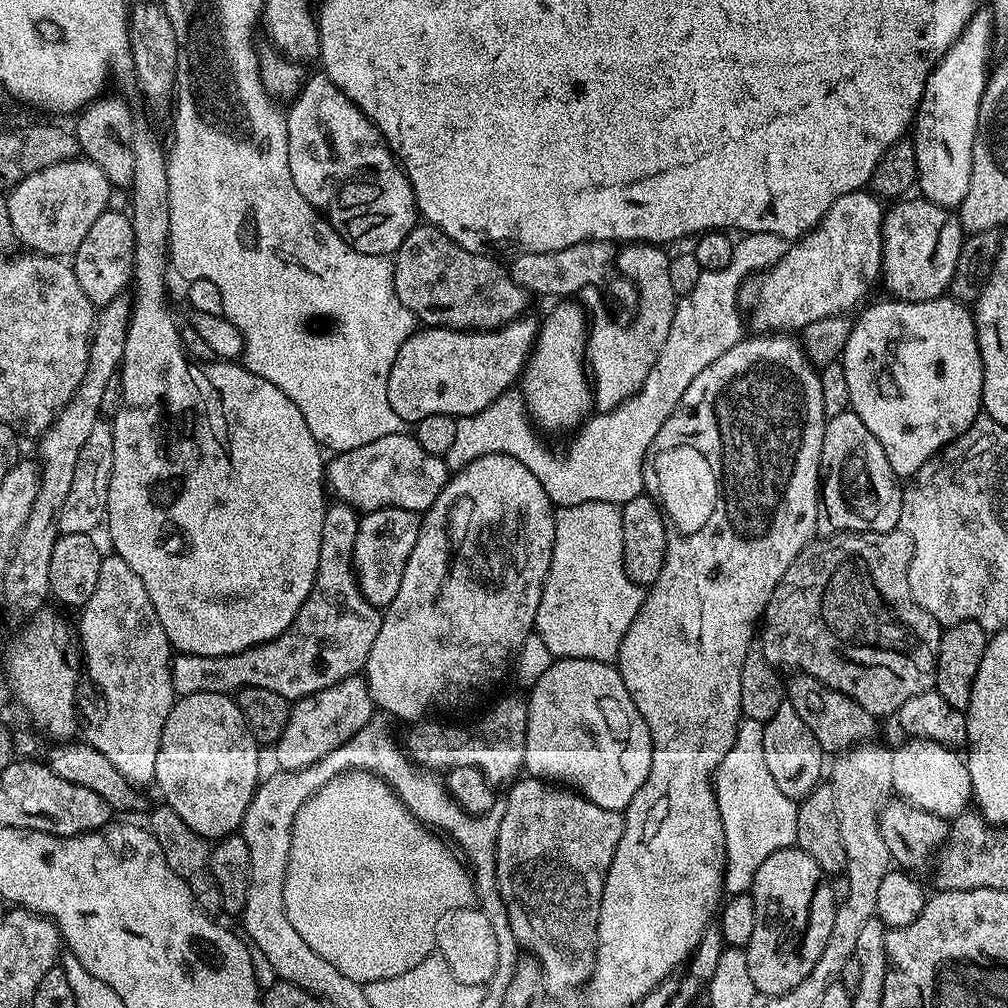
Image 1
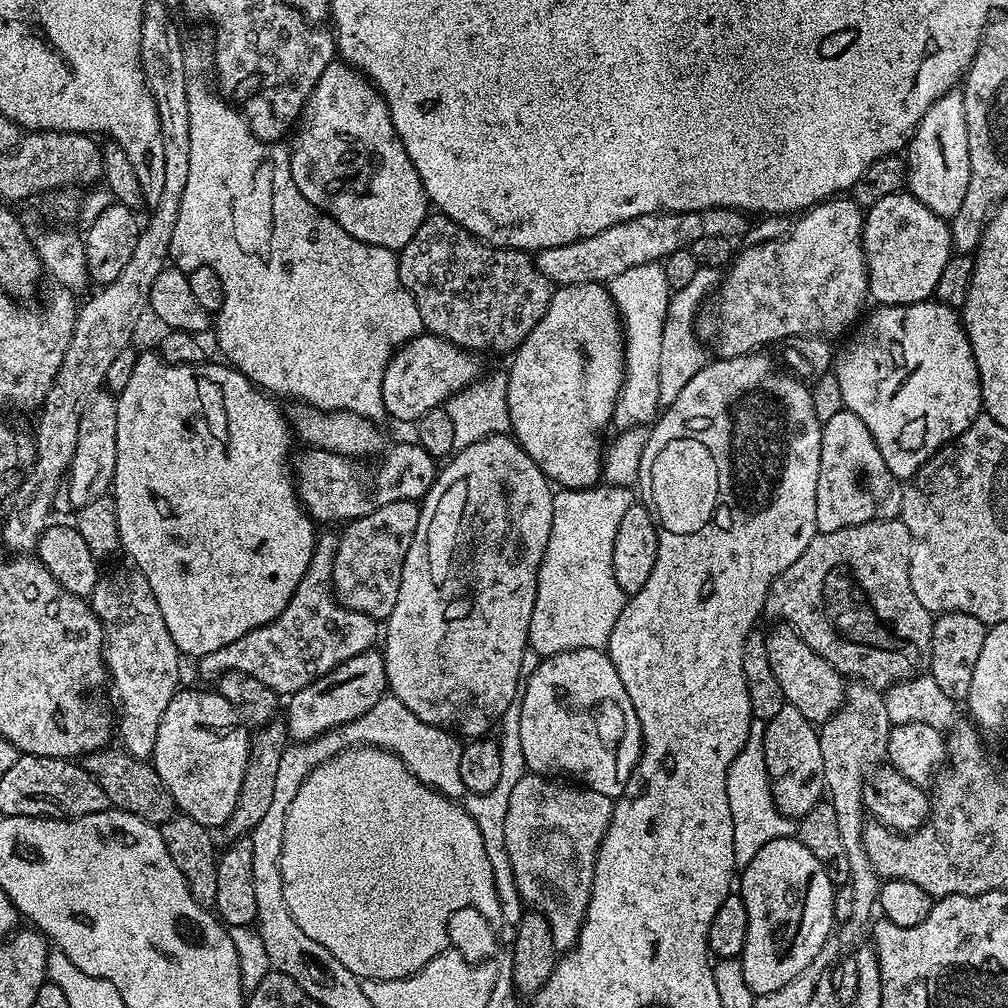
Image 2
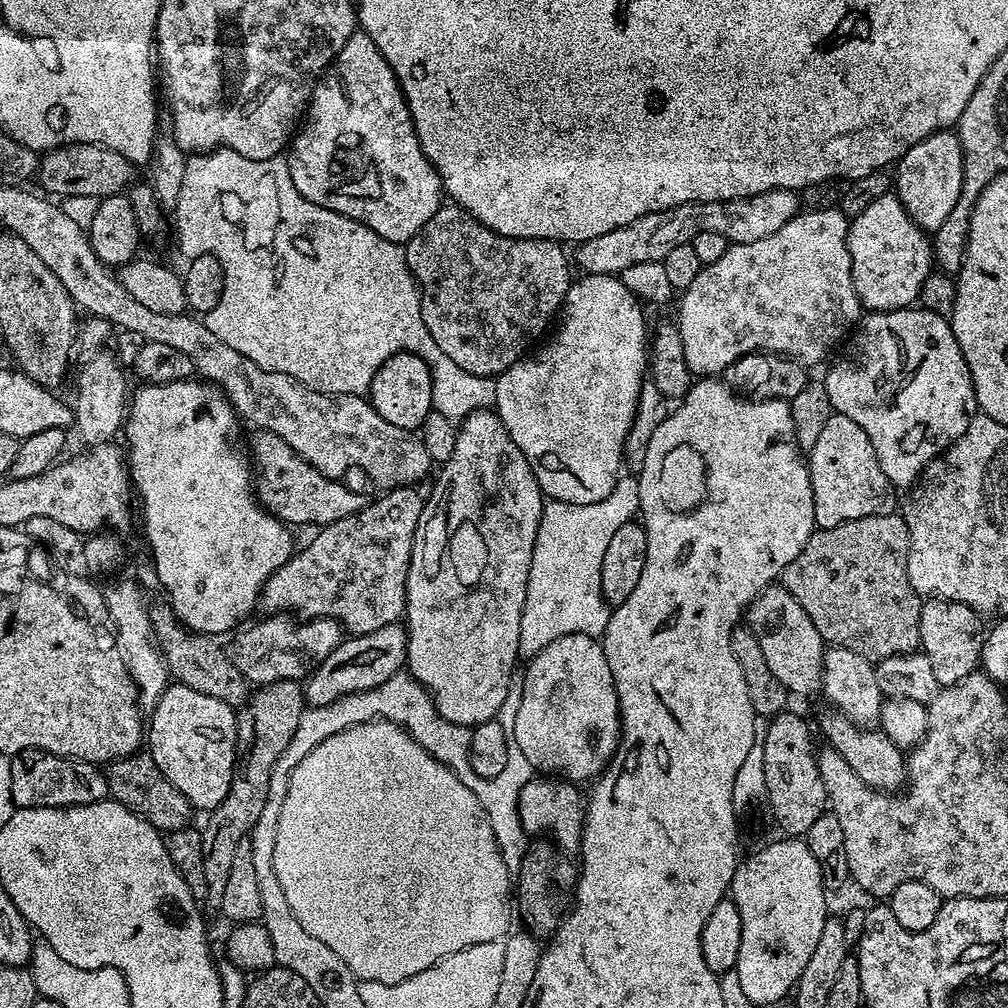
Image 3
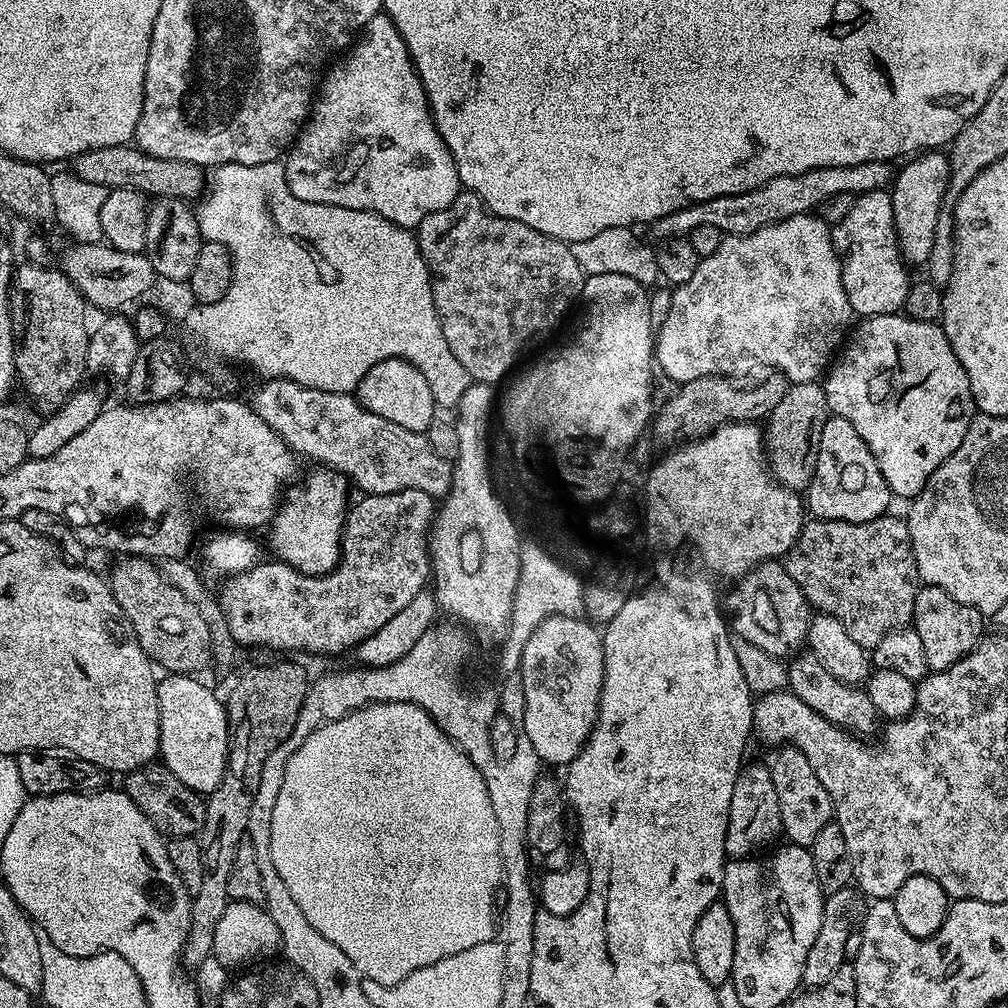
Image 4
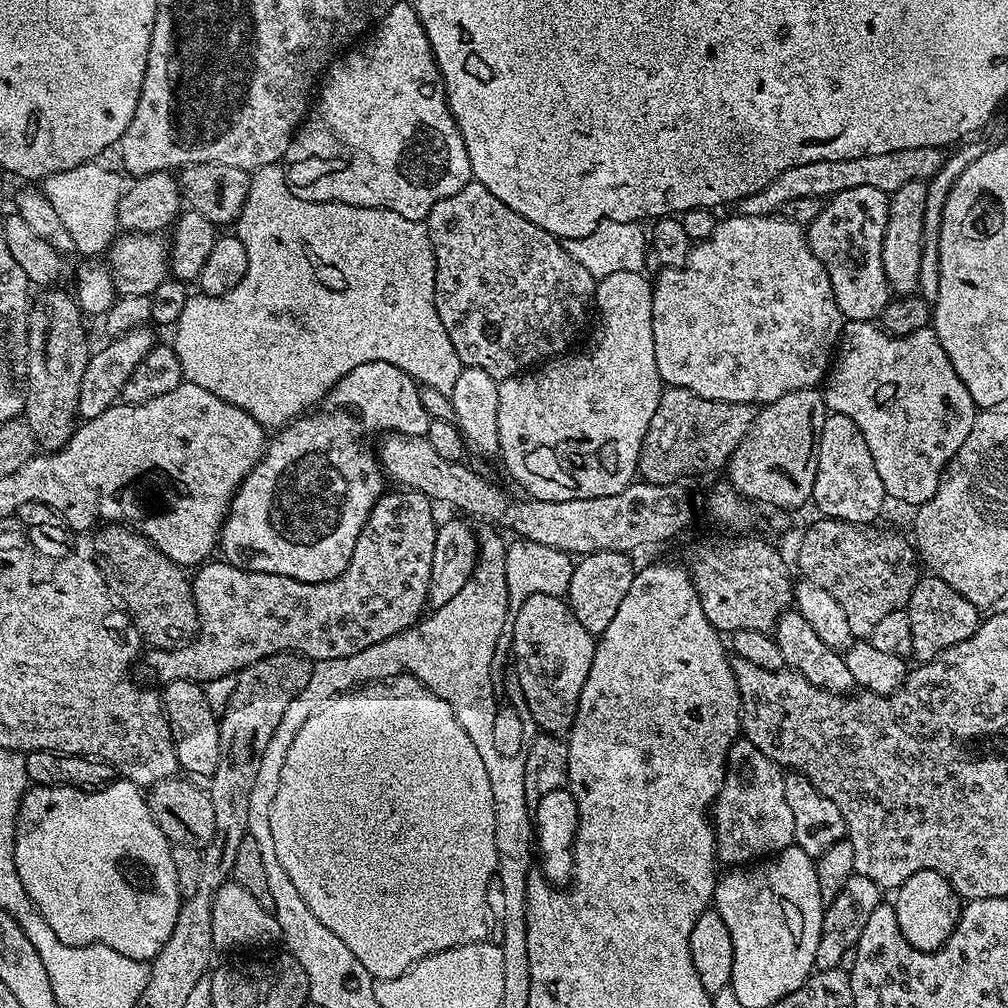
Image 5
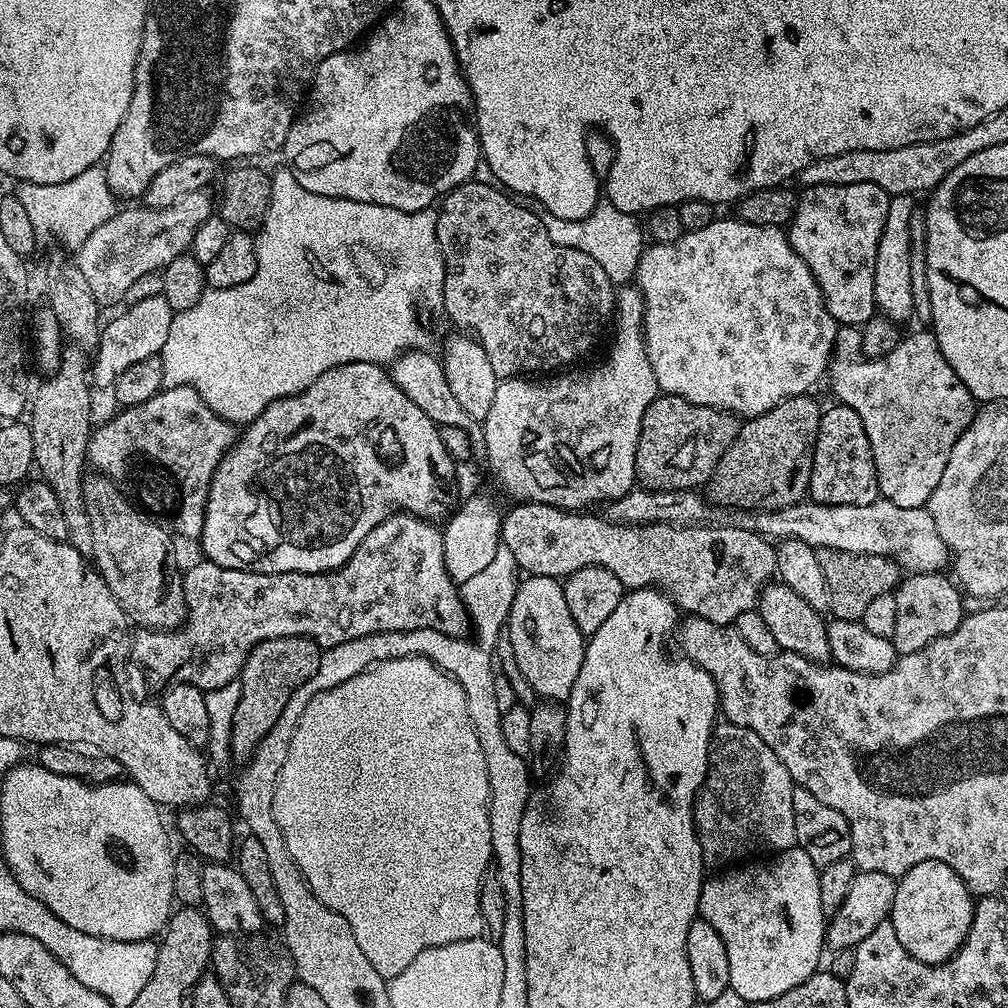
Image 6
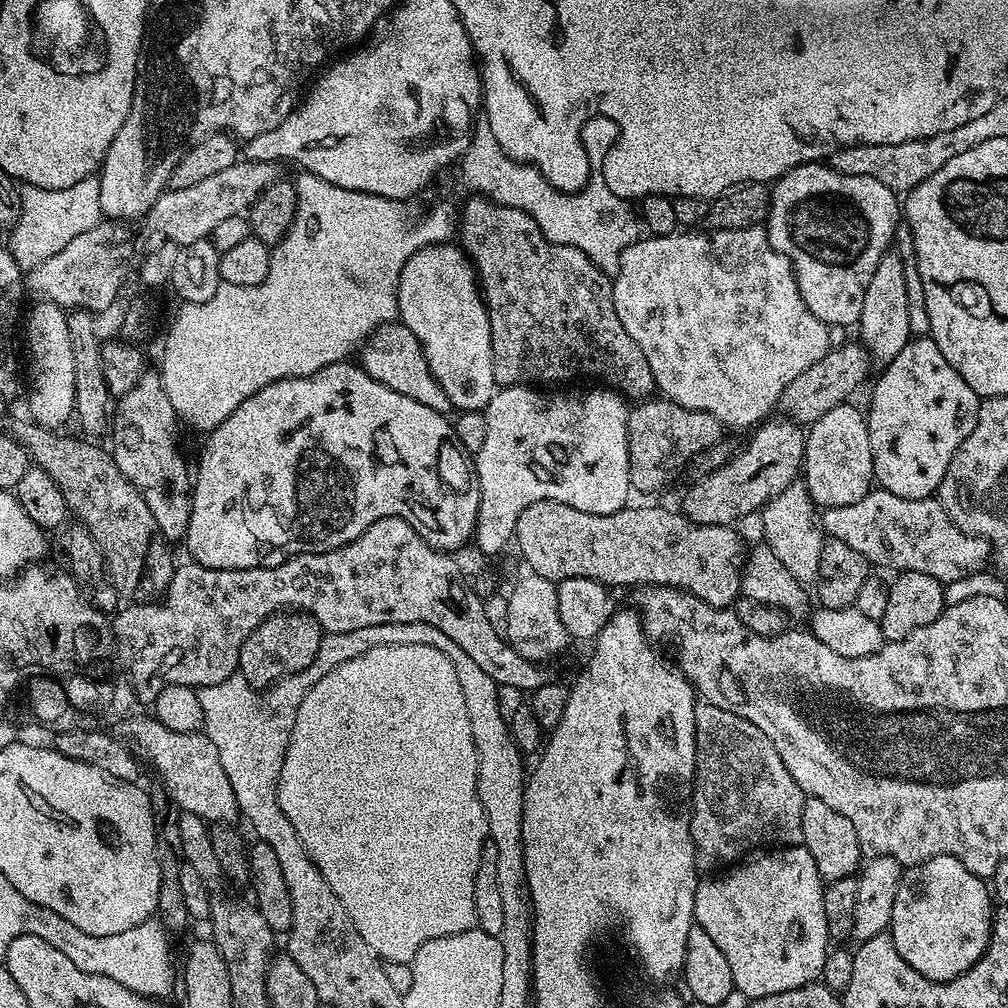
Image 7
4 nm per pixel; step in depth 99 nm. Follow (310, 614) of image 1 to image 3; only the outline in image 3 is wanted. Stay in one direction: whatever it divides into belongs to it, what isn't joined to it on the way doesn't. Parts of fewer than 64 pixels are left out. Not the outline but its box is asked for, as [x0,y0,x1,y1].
[226,614,346,686]

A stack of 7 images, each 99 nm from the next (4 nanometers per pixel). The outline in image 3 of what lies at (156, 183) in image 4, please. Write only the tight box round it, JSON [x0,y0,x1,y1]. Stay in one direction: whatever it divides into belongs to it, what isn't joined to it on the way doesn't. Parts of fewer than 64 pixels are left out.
[38,144,137,201]

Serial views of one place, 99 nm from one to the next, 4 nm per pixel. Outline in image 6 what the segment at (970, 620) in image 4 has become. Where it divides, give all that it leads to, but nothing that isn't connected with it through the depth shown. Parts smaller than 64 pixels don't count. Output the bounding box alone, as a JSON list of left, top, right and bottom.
[892,572,965,657]

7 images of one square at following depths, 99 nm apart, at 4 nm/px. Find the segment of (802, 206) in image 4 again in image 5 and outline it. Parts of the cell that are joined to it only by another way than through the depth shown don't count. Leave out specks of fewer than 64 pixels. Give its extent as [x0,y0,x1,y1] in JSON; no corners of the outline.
[738,148,945,216]

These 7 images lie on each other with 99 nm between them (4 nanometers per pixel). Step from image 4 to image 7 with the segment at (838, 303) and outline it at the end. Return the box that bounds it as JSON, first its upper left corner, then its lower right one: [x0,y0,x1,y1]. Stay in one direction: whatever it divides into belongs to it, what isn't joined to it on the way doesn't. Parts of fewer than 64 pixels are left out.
[612,227,830,428]

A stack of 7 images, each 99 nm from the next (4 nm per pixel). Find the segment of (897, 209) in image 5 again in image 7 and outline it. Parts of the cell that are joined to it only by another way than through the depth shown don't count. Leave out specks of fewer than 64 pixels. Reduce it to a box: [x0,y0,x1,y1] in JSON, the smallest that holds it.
[858,250,913,365]

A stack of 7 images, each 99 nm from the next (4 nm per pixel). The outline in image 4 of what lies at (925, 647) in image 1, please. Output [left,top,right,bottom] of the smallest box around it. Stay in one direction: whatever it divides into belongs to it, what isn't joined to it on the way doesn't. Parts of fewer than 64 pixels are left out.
[786,514,922,650]

